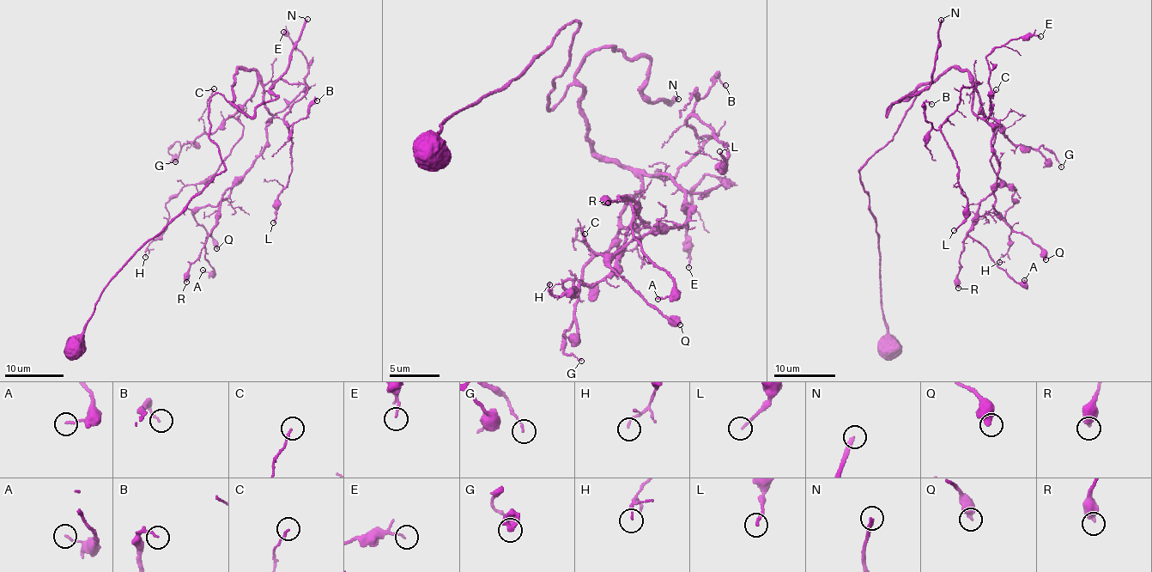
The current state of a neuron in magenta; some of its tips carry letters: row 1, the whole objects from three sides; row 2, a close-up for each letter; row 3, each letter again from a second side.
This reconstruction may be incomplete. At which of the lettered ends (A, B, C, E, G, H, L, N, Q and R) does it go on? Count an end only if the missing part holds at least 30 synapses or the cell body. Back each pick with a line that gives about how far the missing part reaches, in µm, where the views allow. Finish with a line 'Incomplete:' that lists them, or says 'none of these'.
N: 100 µm
Incomplete: N

